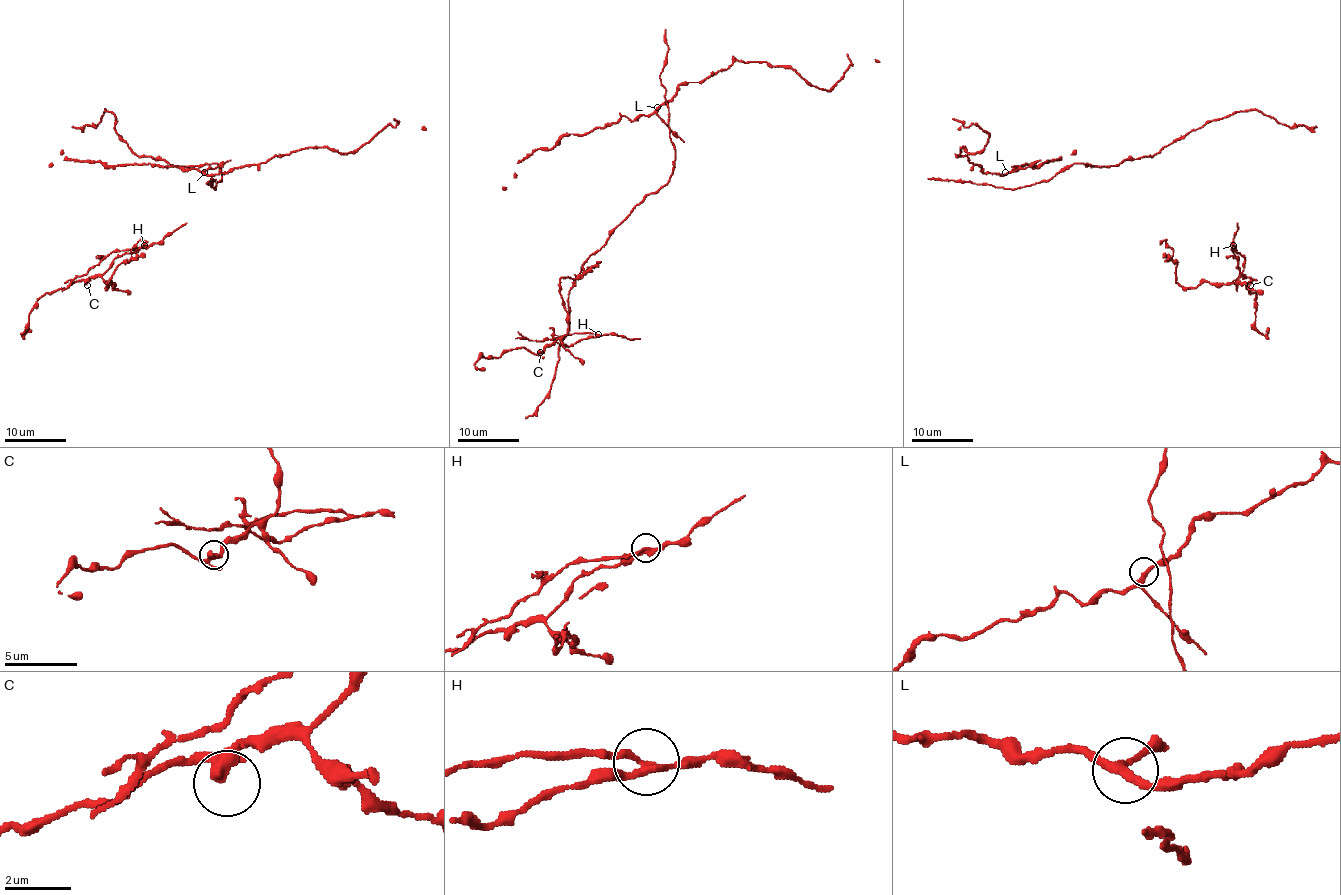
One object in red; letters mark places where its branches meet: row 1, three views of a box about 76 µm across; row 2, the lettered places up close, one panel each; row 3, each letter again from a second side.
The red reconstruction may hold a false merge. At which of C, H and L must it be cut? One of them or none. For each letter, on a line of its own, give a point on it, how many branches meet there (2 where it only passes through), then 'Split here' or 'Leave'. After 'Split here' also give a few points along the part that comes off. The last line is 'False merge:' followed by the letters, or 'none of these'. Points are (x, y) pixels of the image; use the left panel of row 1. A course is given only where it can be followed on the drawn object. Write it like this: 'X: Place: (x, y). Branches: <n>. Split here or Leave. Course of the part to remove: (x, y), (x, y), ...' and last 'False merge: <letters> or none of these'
C: Place: (87, 285). Branches: 3. Leave
H: Place: (144, 245). Branches: 3. Split here. Course of the part to remove: (144, 245), (110, 252), (62, 291)
L: Place: (204, 172). Branches: 3. Leave
False merge: H

